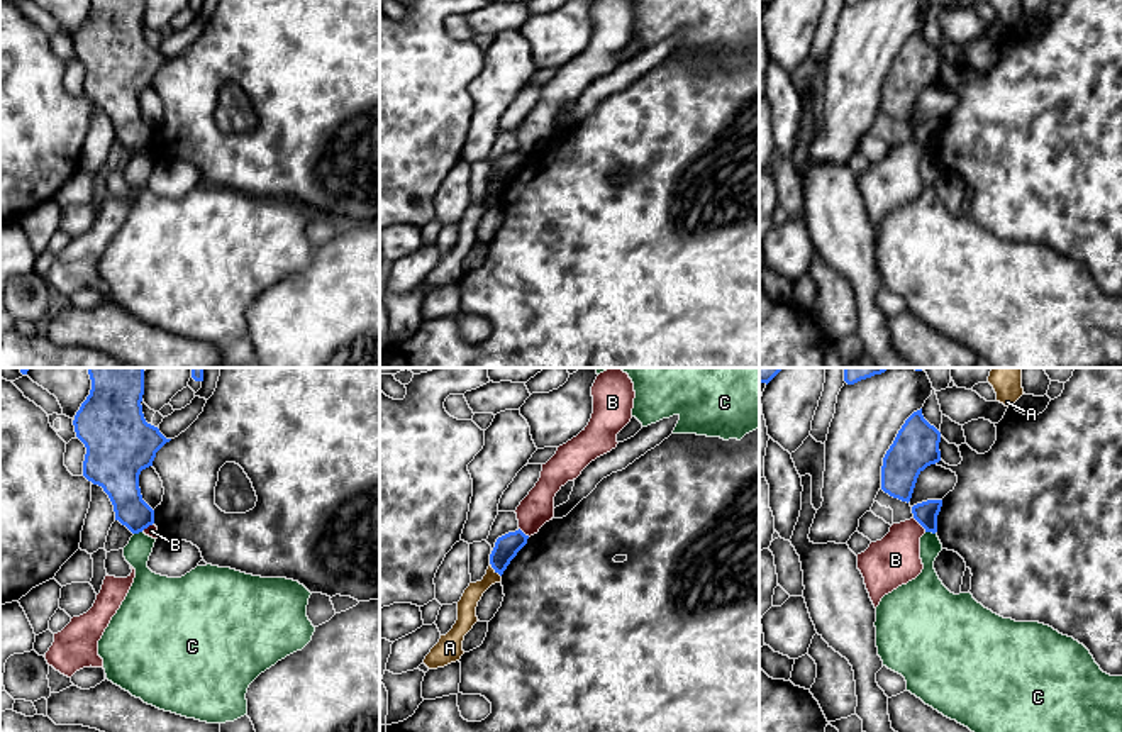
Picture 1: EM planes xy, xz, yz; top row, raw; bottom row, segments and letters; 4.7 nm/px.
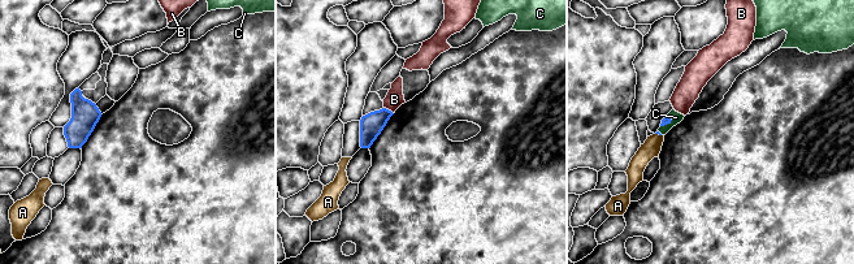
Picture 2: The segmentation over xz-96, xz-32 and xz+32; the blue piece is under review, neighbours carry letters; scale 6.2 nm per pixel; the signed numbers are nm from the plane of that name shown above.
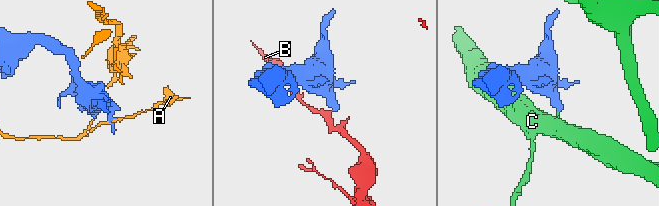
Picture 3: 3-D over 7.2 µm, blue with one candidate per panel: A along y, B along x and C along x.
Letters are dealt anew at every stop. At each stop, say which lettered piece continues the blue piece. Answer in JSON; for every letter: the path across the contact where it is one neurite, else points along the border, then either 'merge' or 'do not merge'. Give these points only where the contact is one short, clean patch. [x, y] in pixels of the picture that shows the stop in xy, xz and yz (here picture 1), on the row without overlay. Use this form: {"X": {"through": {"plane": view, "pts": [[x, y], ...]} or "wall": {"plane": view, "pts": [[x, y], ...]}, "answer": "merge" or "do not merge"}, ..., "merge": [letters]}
{"A": {"answer": "do not merge"}, "B": {"wall": {"plane": "yz", "pts": [[914, 138], [926, 151]]}, "answer": "do not merge"}, "C": {"answer": "do not merge"}, "merge": []}

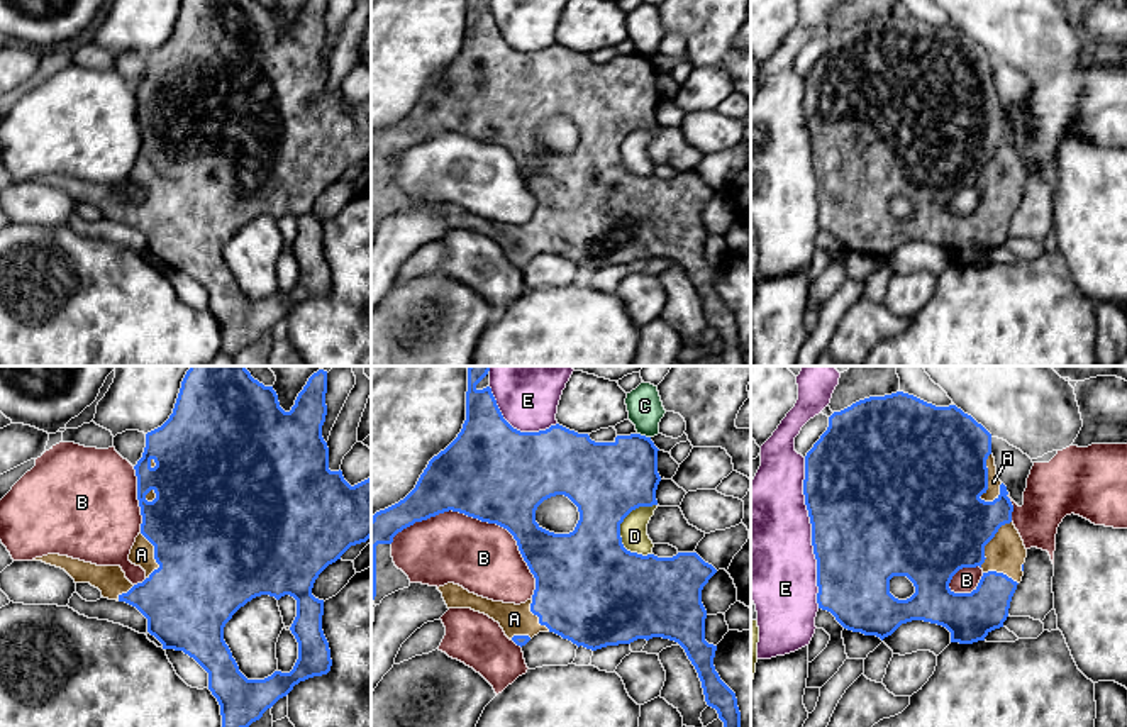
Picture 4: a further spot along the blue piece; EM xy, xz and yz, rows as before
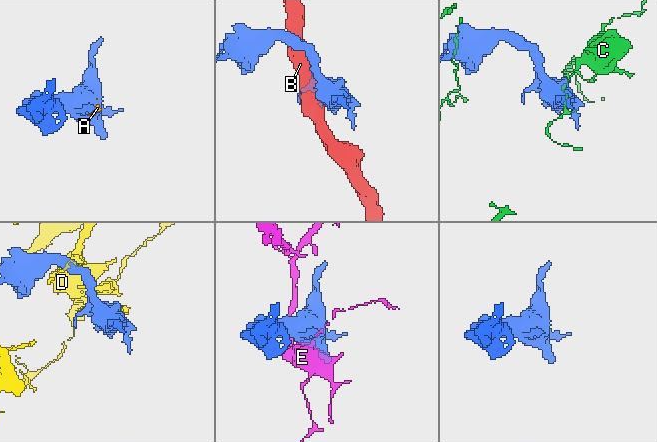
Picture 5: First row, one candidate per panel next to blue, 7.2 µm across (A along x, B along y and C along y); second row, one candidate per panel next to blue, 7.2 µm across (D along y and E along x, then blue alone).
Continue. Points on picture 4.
{"A": {"answer": "merge"}, "B": {"answer": "do not merge"}, "C": {"answer": "do not merge"}, "D": {"answer": "do not merge"}, "E": {"answer": "do not merge"}, "merge": ["A"]}

